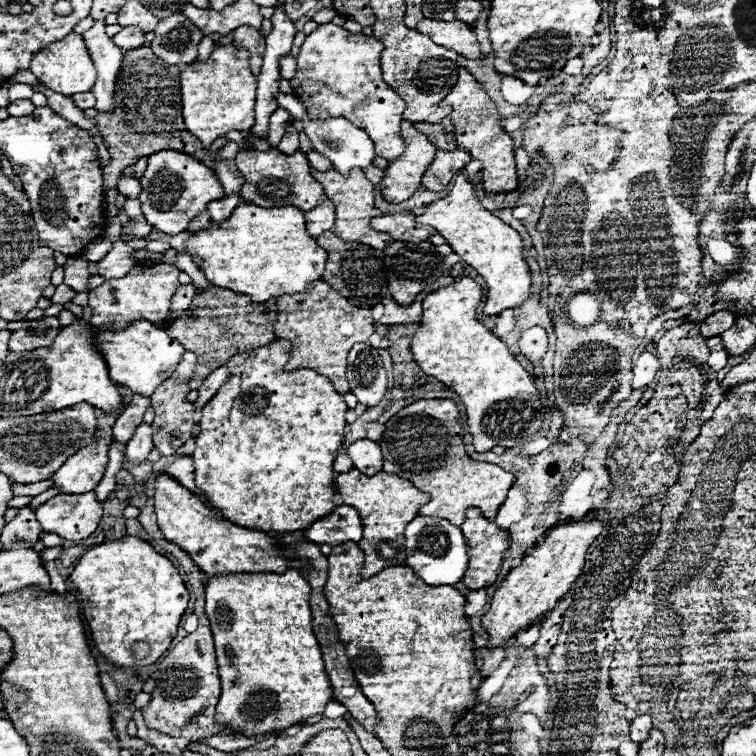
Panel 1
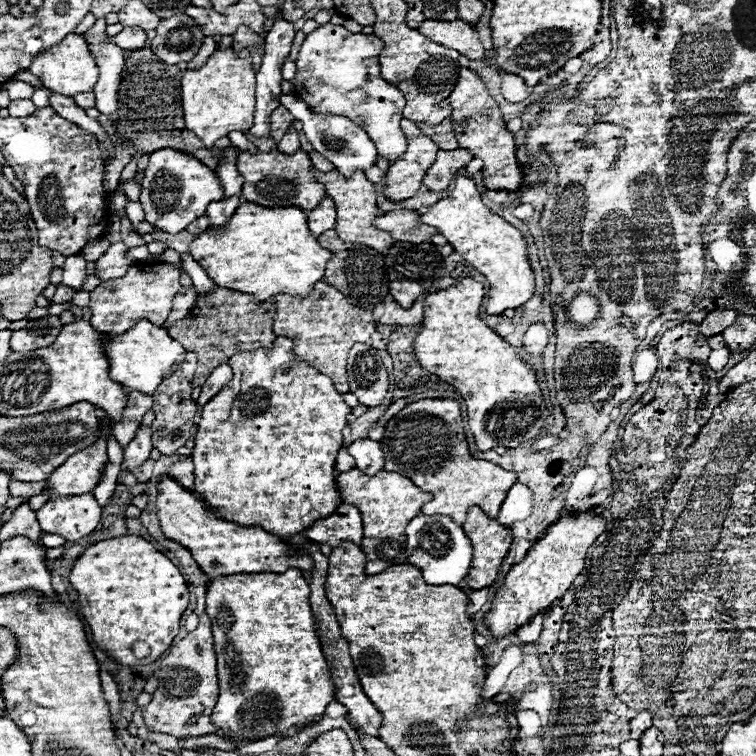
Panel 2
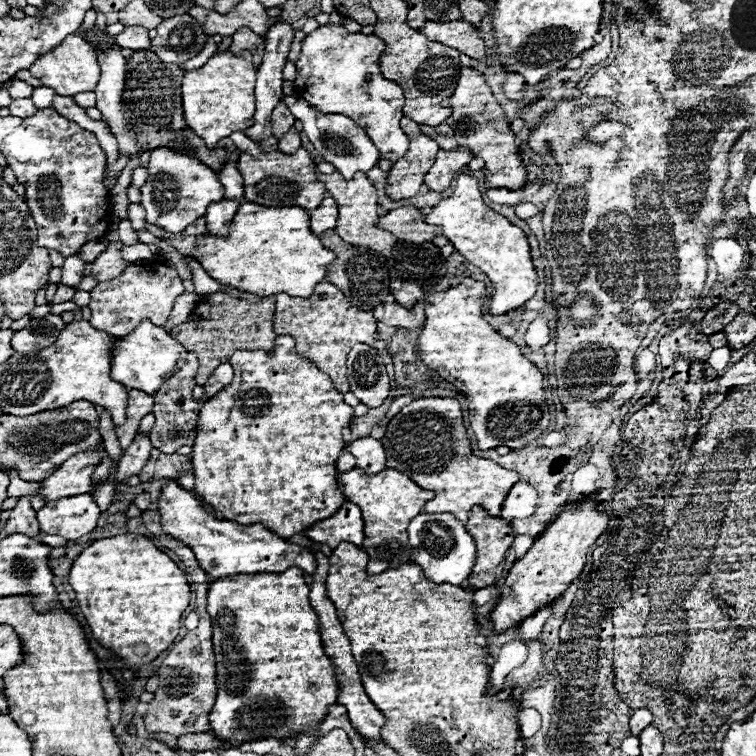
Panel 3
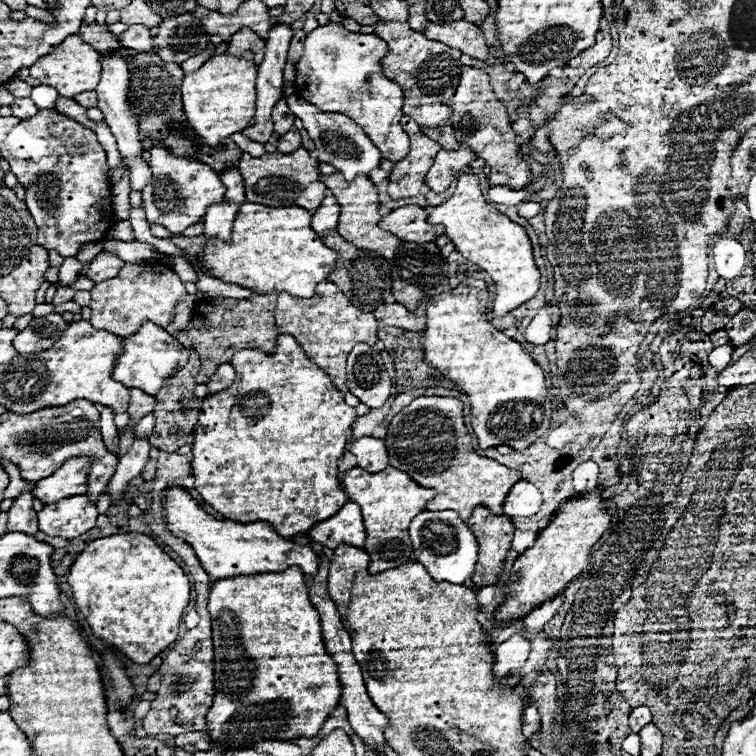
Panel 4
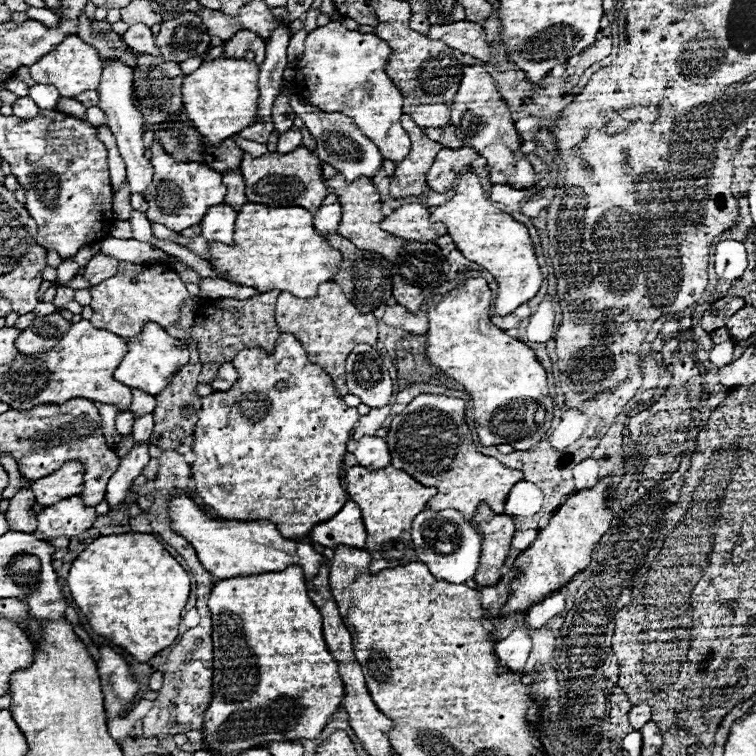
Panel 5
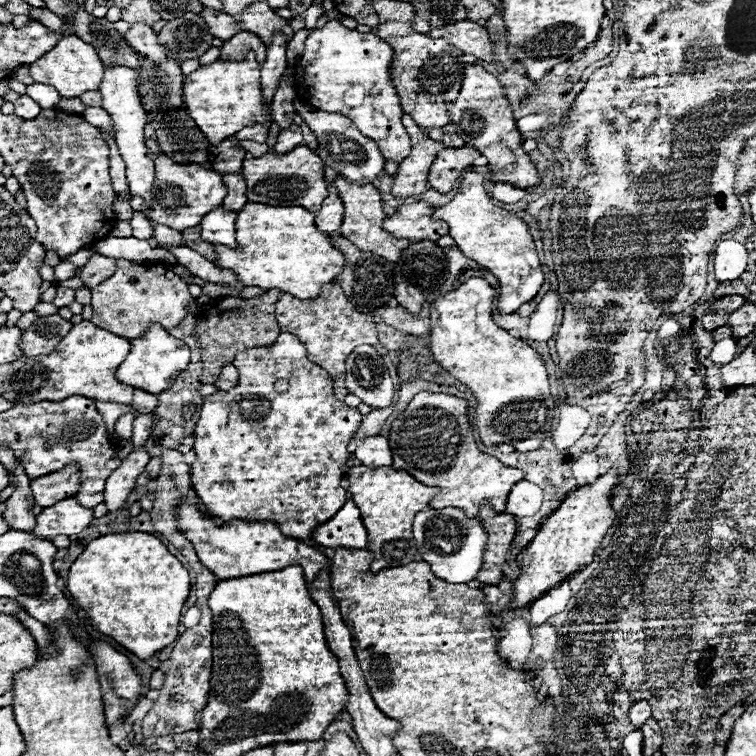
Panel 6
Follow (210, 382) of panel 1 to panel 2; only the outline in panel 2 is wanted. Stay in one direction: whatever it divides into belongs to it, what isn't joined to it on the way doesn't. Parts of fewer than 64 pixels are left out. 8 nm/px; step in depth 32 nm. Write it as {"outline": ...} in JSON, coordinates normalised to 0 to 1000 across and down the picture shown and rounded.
{"outline":[[[302,481],[288,484],[288,487],[275,497],[275,503],[270,505],[267,521],[265,521],[265,526],[262,526],[259,532],[262,532],[262,534],[272,534],[283,521],[288,521],[288,516],[291,516],[294,511],[299,511],[299,505],[304,505],[304,500],[307,500],[304,484],[302,484]]]}

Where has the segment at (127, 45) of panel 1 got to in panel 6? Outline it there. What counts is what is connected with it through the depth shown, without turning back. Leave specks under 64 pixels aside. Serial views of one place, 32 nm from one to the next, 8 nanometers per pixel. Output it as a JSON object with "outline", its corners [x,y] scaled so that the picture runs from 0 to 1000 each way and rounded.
{"outline":[[[190,29],[175,32],[175,37],[167,42],[167,56],[188,74],[204,79],[204,82],[220,82],[220,63],[209,56],[209,45],[201,40],[201,34]]]}

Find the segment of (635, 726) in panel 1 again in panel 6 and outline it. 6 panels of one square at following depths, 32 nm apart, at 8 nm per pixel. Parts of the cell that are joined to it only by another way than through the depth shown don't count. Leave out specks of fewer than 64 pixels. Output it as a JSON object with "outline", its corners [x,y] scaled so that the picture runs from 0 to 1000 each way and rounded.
{"outline":[[[847,926],[847,929],[836,931],[836,937],[833,937],[833,952],[836,952],[836,958],[841,963],[847,963],[849,955],[854,955],[857,950],[860,950],[860,931],[857,931],[857,926]]]}

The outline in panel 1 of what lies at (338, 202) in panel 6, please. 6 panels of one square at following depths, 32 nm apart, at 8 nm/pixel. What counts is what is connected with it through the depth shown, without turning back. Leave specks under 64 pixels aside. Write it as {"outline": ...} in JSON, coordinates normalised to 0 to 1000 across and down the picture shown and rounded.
{"outline":[[[434,262],[423,267],[418,275],[413,275],[410,280],[405,280],[405,302],[413,312],[423,312],[426,307],[439,304],[442,291],[444,291],[442,270]]]}

